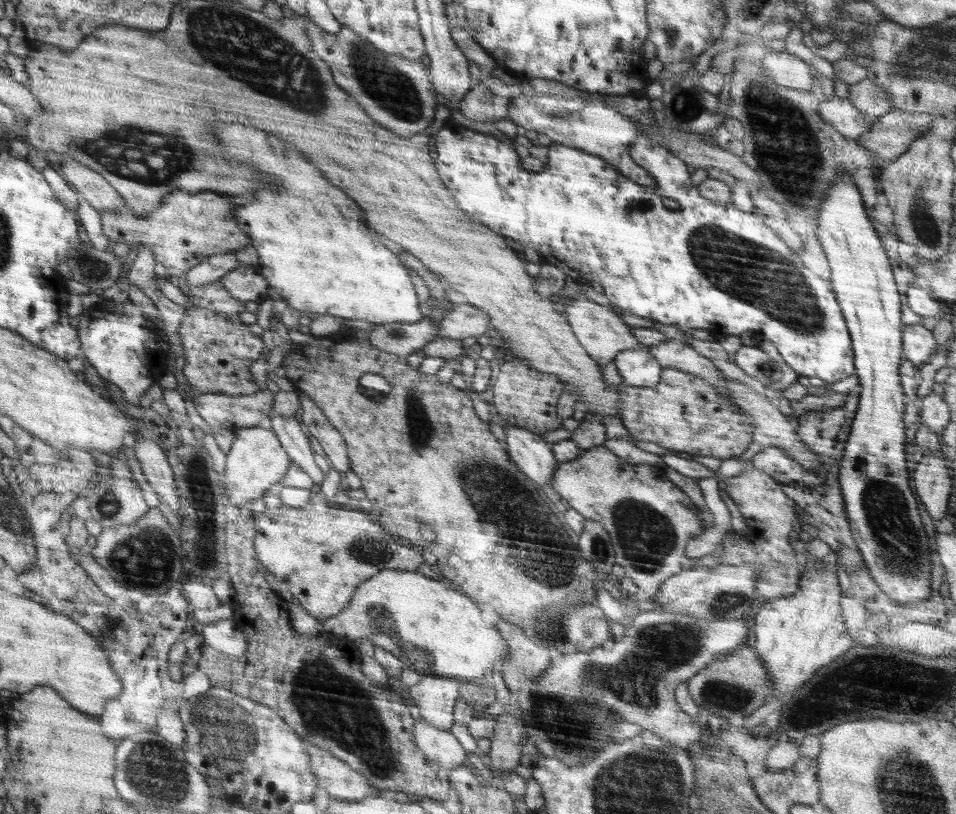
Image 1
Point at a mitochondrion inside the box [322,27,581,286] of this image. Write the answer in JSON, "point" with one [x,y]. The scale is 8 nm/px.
{"point":[404,103]}

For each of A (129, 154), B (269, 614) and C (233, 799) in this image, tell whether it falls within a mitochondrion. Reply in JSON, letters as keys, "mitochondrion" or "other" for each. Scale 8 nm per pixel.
{"A":"mitochondrion","B":"other","C":"other"}

